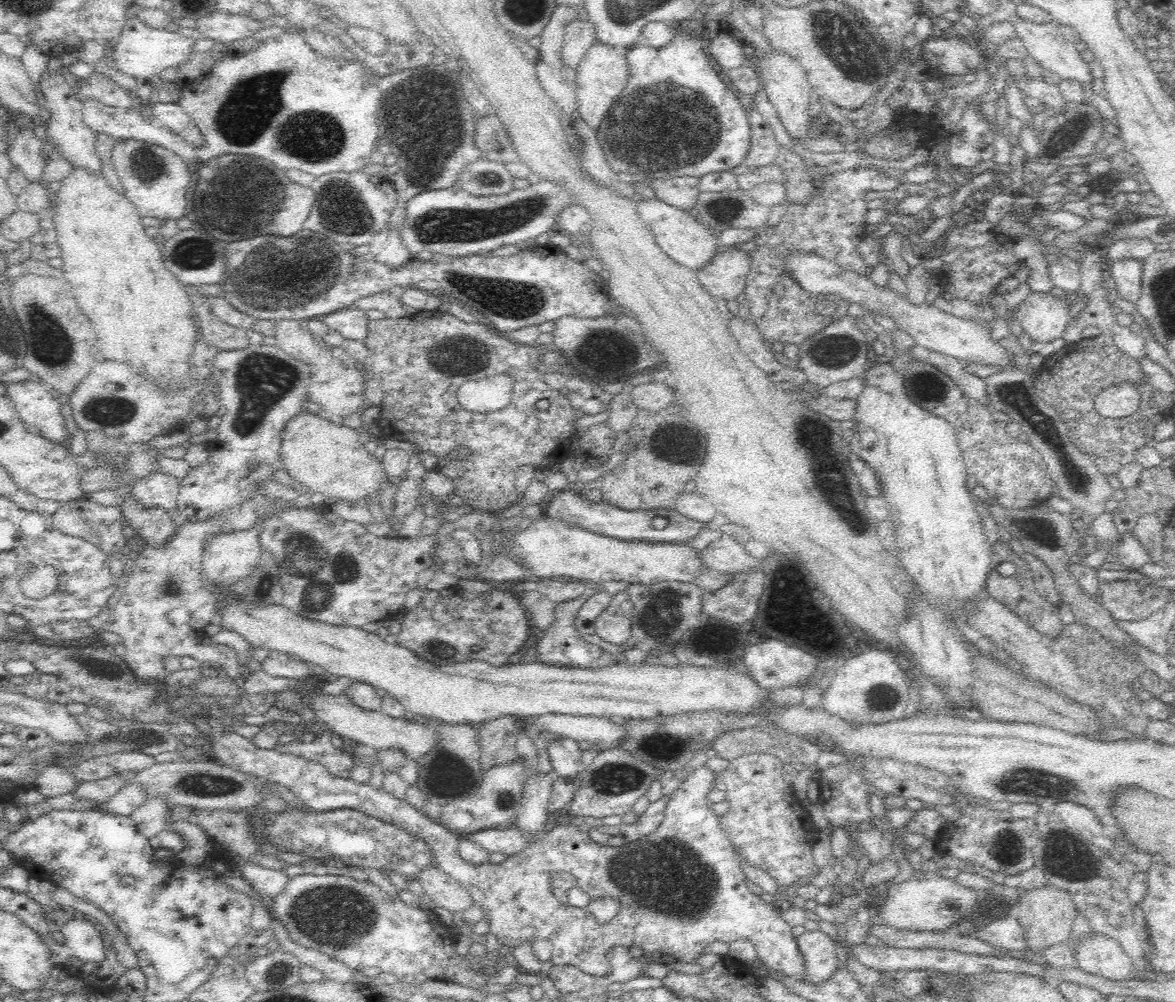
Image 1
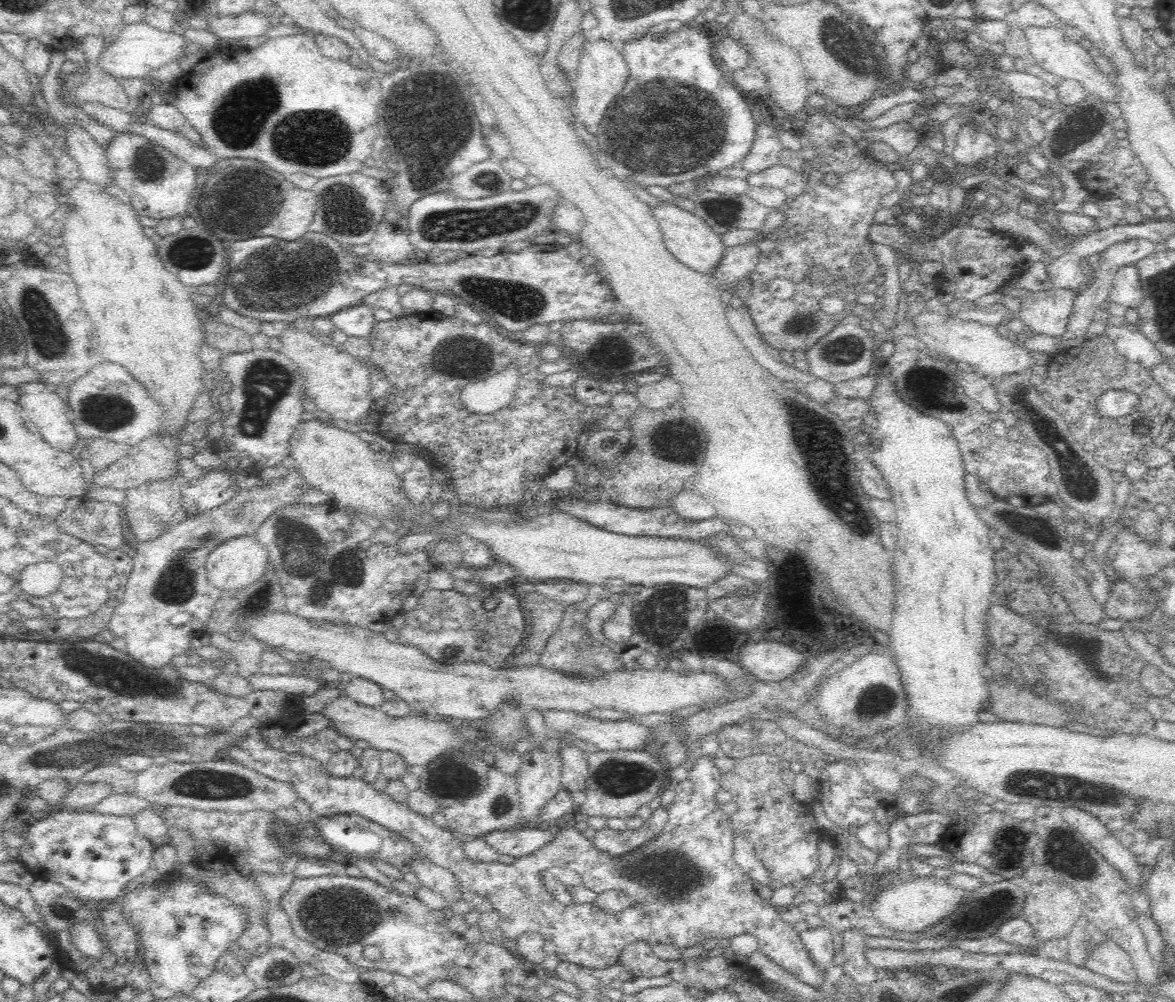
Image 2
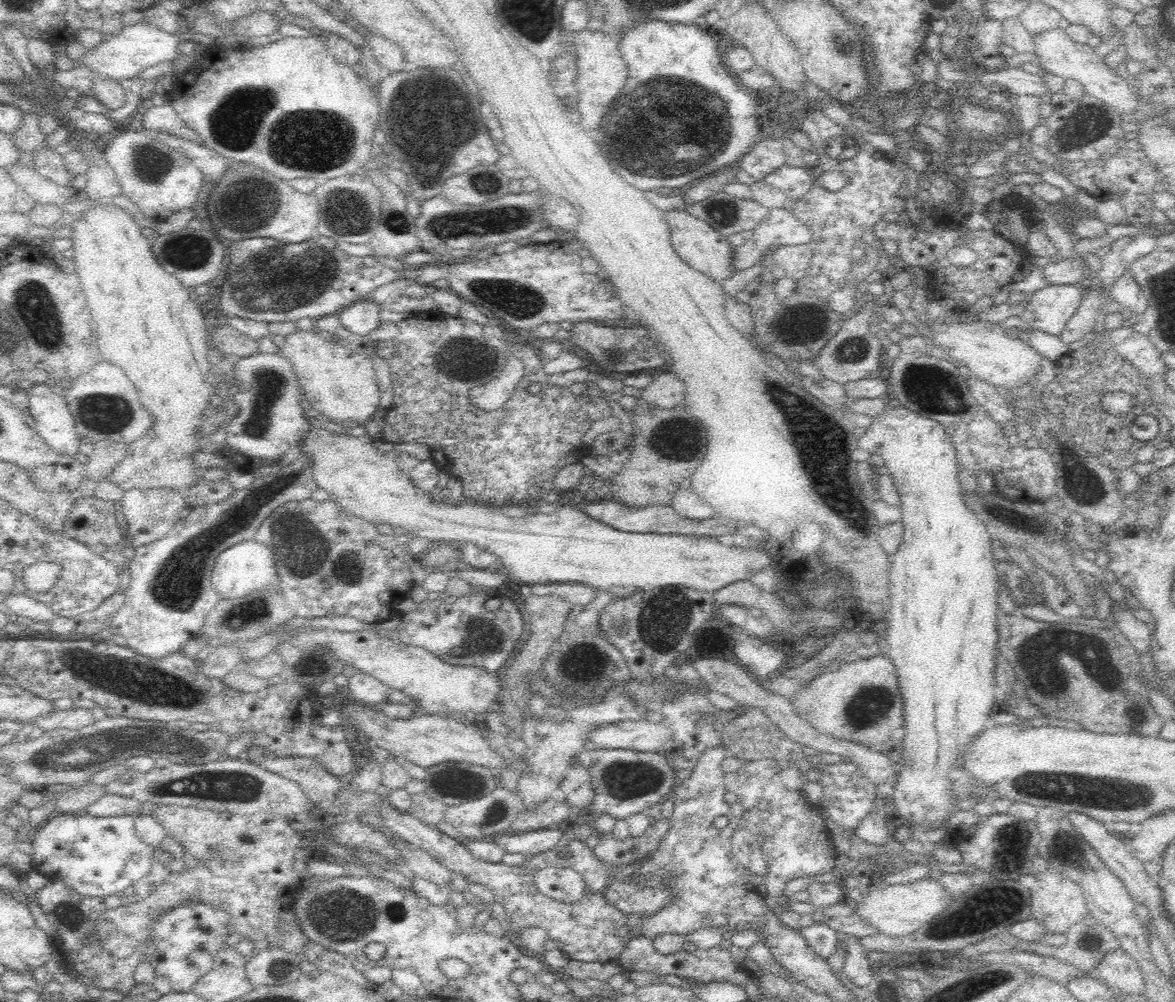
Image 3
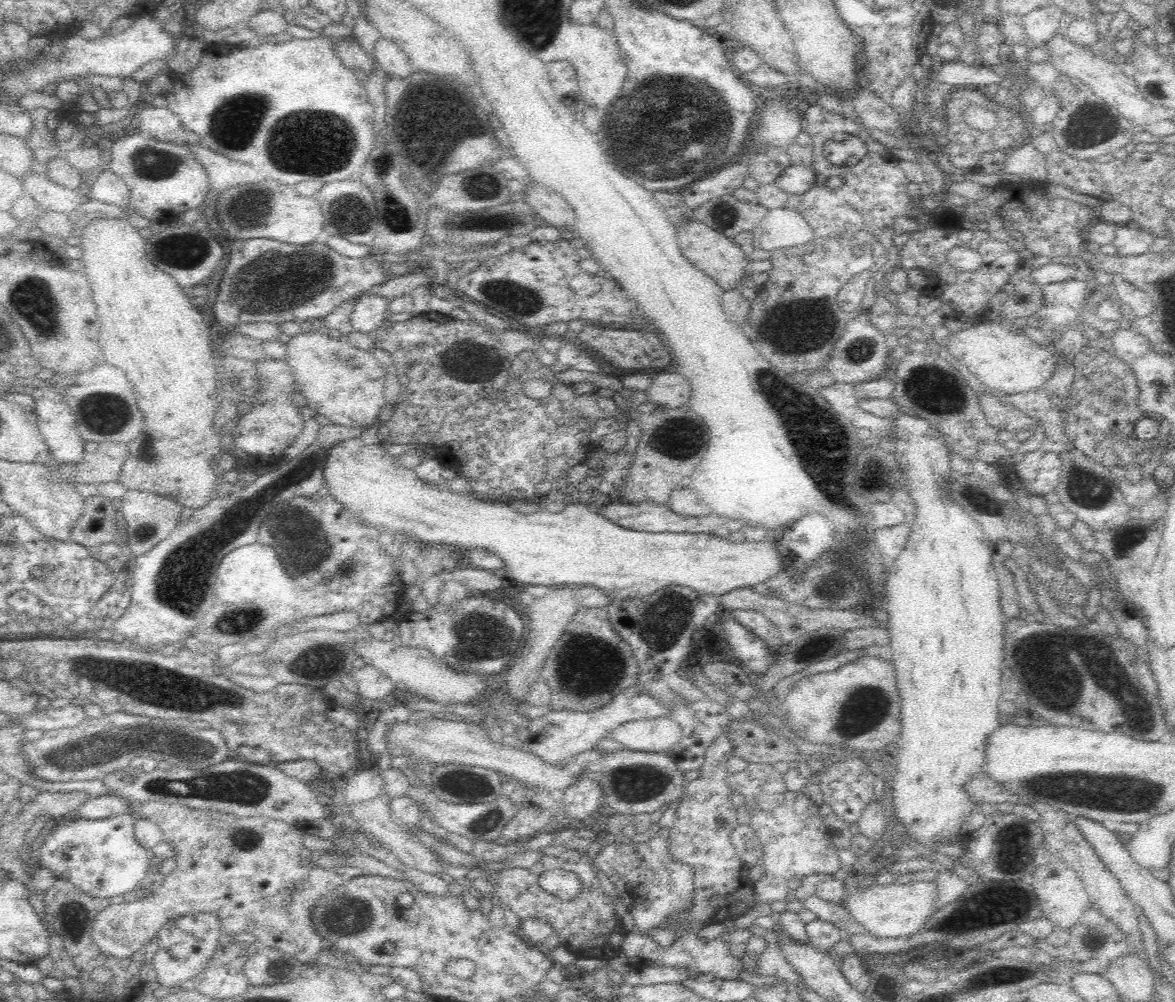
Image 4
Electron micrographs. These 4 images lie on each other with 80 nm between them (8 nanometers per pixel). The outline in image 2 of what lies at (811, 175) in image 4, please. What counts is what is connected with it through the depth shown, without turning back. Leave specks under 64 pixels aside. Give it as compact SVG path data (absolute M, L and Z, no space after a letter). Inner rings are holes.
M780 164L758 174L749 175L746 179L751 187L767 186L784 191L788 203L798 198L808 188L809 183L808 171L798 172Z

